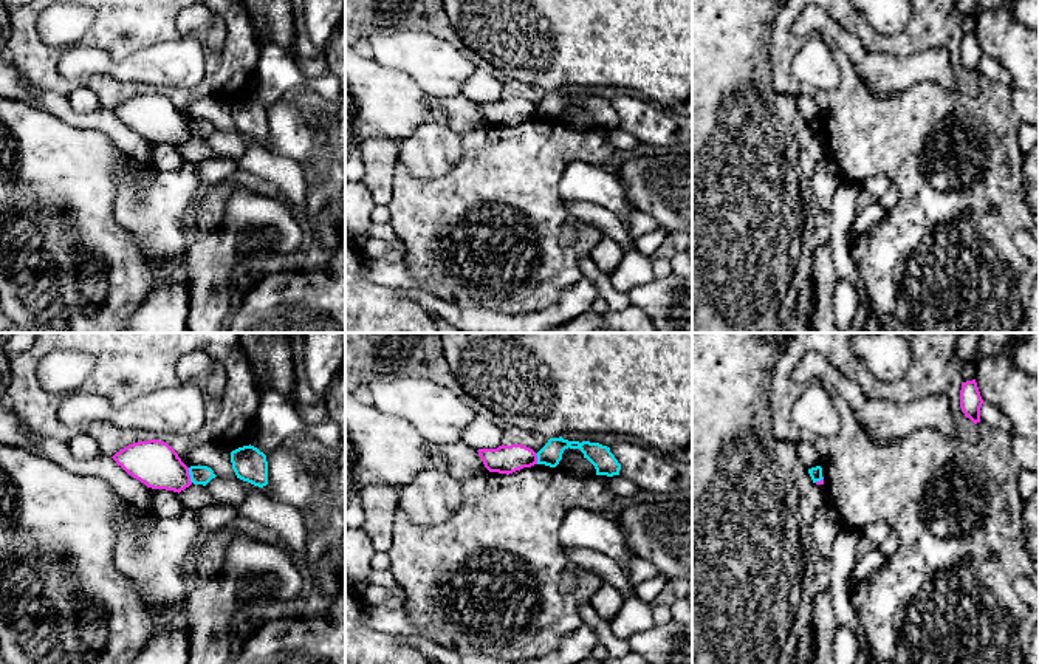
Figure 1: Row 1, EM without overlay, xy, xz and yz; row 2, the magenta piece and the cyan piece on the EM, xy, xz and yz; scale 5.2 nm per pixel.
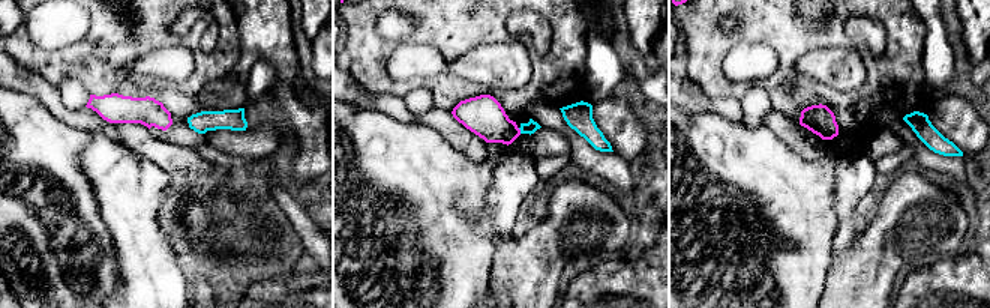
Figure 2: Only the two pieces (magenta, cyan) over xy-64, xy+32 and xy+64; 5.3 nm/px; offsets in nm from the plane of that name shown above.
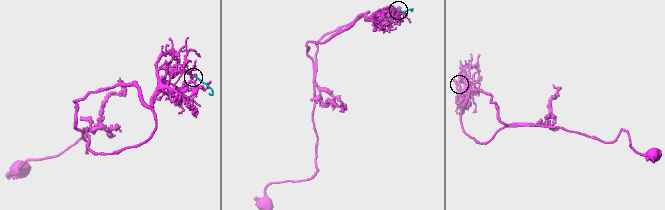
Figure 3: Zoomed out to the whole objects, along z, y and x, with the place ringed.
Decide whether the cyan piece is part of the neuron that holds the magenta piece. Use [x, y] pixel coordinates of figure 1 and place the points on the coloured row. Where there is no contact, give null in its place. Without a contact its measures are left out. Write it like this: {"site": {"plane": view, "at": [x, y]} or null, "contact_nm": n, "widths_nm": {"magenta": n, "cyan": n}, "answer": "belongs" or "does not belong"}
{"site": {"plane": "xy", "at": [189, 475]}, "contact_nm": 80, "widths_nm": {"magenta": 240, "cyan": 100}, "answer": "does not belong"}

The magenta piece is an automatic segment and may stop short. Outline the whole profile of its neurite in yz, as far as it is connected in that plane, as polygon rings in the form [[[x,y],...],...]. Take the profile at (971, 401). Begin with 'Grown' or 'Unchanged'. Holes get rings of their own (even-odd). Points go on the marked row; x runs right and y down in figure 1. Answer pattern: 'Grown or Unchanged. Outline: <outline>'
Unchanged. Outline: [[[976,379],[962,382],[960,407],[966,418],[974,424],[980,423],[980,407],[983,399],[980,396]]]

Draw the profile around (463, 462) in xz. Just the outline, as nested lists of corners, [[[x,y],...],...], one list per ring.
[[[463,441],[444,446],[432,444],[447,461],[449,474],[457,480],[482,475],[488,469],[485,467],[477,449],[468,446]]]

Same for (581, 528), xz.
[[[571,508],[562,520],[559,540],[564,546],[595,549],[615,560],[622,571],[636,557],[613,514],[598,509]]]

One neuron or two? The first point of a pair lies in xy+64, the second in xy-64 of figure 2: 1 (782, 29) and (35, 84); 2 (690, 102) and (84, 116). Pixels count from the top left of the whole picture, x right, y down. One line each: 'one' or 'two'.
1: two
2: one

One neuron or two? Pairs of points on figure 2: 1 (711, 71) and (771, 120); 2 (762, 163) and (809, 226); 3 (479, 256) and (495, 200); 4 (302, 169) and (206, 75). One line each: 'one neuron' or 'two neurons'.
1: two neurons
2: one neuron
3: two neurons
4: two neurons

